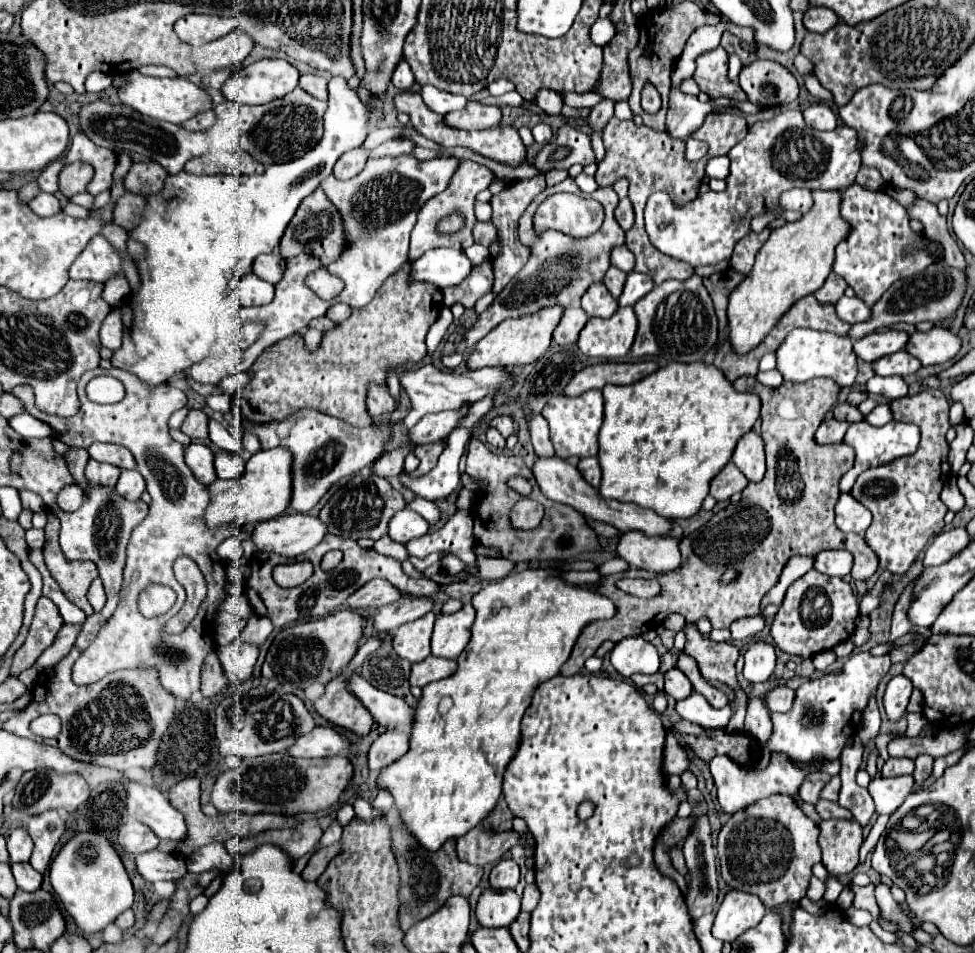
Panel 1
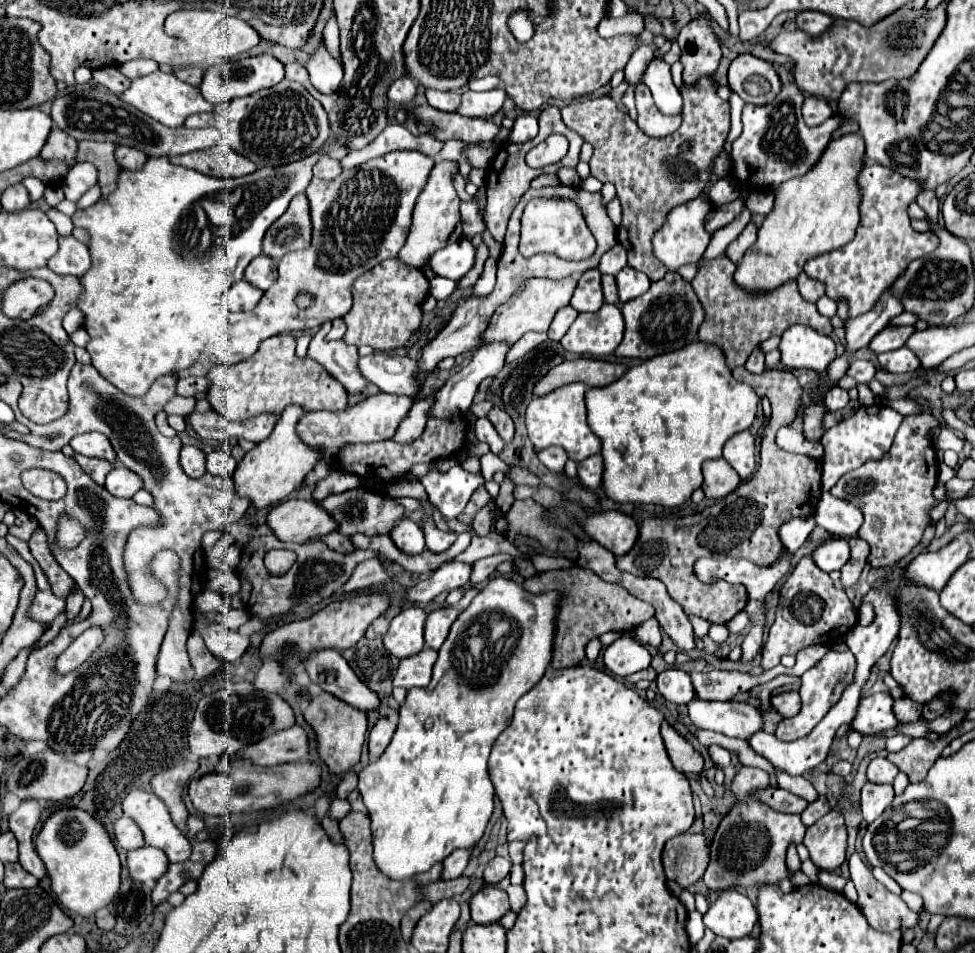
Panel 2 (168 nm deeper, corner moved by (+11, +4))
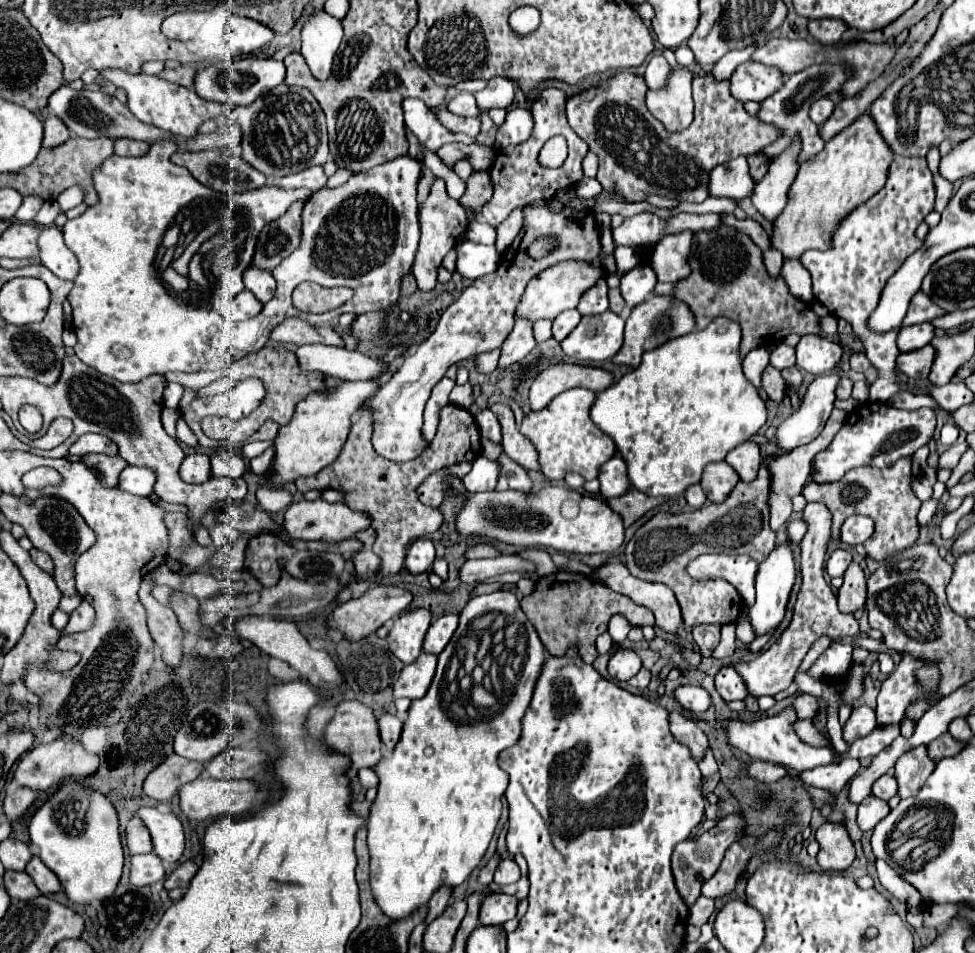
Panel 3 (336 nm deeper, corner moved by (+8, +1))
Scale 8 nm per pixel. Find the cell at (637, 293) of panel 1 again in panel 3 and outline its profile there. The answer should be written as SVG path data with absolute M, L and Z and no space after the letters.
M640 264L630 272L626 272L620 282L620 290L622 290L622 298L626 300L626 306L634 308L642 304L646 298L652 296L654 286L656 286L656 274L648 264Z

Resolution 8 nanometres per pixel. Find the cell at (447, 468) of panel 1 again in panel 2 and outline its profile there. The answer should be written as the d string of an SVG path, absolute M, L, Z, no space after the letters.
M459 463L453 465L447 473L431 471L419 481L429 495L429 501L441 509L443 517L449 519L455 519L465 509L473 491L485 483L481 473L469 473Z

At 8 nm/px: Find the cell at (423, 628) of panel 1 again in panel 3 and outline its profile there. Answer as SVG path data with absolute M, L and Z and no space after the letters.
M416 608L398 616L388 634L390 652L404 664L412 664L422 654L422 642L430 620L432 614L424 608Z

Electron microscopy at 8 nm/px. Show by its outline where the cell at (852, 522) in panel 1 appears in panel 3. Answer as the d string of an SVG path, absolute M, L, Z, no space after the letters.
M854 514L852 518L846 518L846 522L842 522L842 530L840 530L840 540L848 546L858 546L864 544L874 532L874 522L866 516L858 516Z

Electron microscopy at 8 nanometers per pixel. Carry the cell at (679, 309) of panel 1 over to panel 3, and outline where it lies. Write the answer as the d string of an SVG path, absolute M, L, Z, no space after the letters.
M650 296L646 302L642 302L638 308L632 308L628 320L626 320L626 332L624 332L624 346L620 348L620 352L612 358L616 364L626 364L626 366L640 366L642 354L648 350L654 350L662 344L666 344L668 340L680 338L690 334L696 328L694 322L694 314L690 314L690 306L686 306L686 302L674 298L674 296Z

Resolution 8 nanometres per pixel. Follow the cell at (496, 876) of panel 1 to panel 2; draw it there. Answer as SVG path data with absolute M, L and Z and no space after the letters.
M495 857L493 861L489 861L489 865L485 869L485 883L497 885L499 881L503 881L509 875L509 869L511 869L511 861L507 857Z

